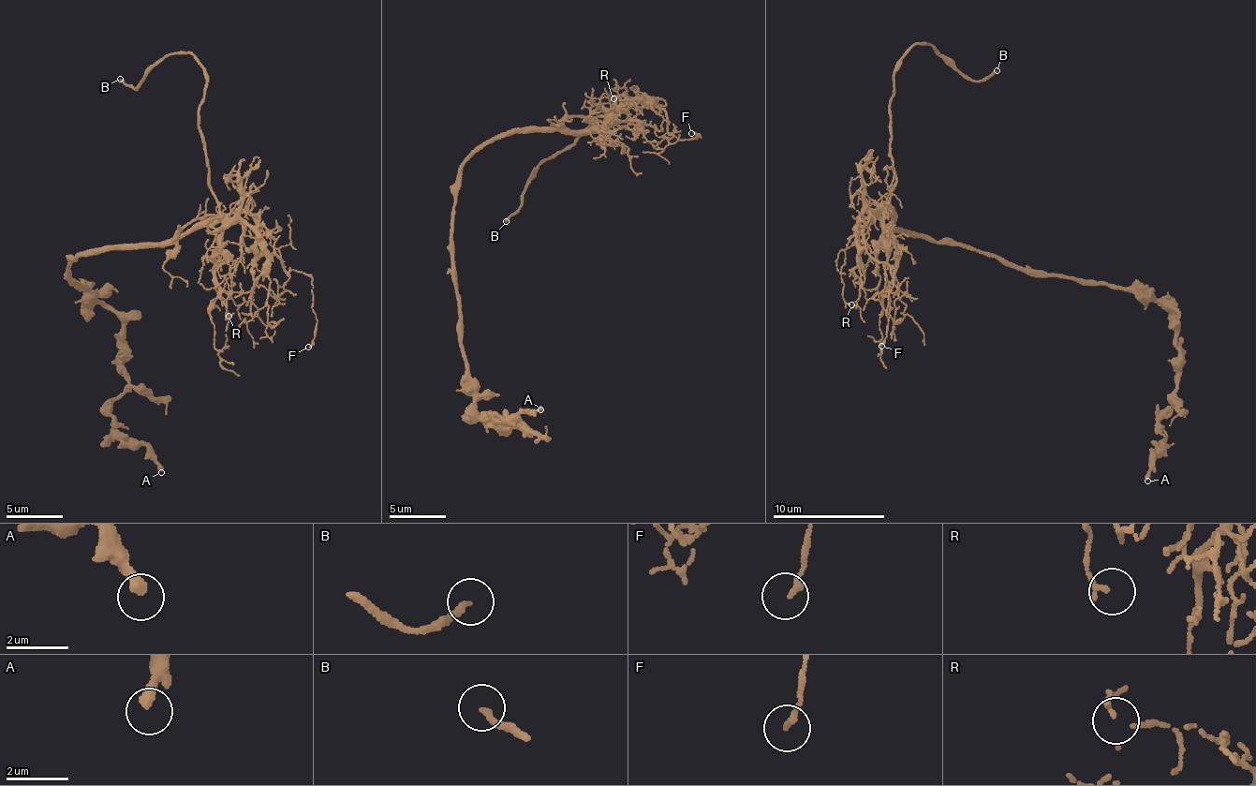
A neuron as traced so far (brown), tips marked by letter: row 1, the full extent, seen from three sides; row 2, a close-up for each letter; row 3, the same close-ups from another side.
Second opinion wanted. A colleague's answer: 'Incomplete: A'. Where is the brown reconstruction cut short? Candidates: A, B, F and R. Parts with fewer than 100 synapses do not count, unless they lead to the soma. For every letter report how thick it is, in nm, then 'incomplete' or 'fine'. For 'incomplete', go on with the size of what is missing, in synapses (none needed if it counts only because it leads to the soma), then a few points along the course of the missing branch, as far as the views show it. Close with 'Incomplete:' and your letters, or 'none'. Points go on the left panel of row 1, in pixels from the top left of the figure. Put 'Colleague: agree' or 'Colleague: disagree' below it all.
A: 340 nm | fine
B: 200 nm | incomplete
F: 180 nm | fine
R: 150 nm | fine
Incomplete: B
Colleague: disagree

